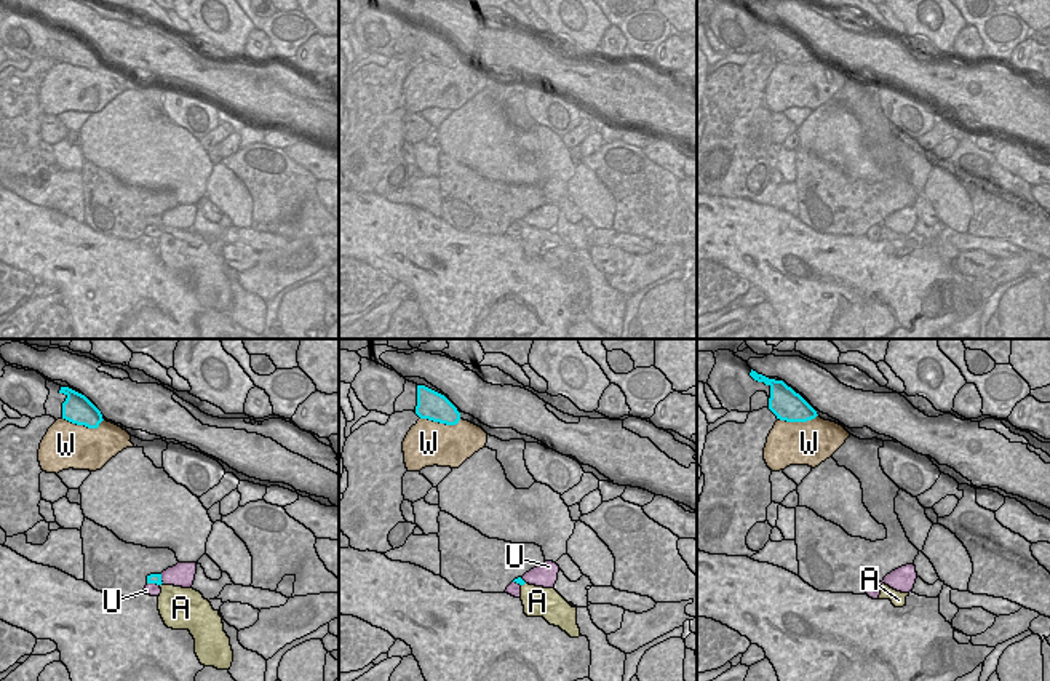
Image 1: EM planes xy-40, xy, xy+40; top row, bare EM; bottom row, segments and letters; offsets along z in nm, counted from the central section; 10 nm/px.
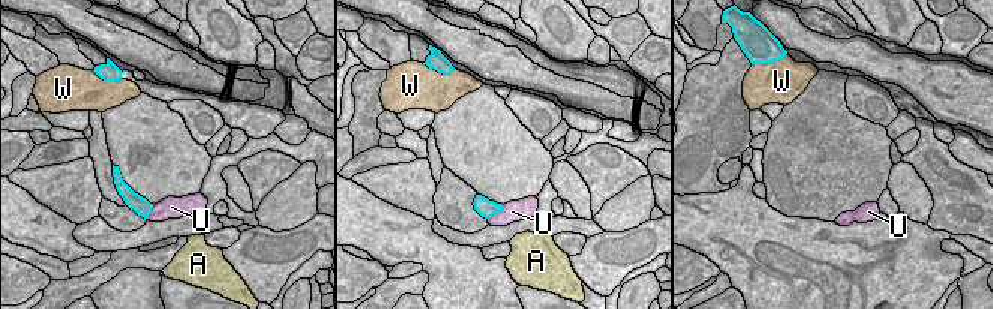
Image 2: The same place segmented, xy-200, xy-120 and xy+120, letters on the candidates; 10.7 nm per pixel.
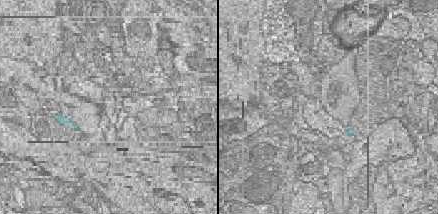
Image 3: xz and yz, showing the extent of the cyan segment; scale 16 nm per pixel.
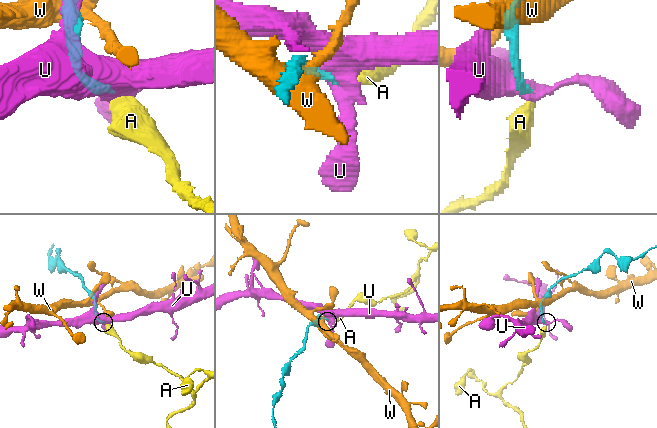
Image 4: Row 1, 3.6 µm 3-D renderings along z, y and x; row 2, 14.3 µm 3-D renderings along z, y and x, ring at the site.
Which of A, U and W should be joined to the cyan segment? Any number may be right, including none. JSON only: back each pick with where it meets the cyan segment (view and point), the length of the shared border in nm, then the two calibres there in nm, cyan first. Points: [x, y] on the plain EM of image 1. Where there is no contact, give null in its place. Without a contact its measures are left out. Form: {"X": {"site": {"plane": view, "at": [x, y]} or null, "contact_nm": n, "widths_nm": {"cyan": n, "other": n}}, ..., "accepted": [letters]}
{"A": {"site": {"plane": "xy", "at": [523, 226]}, "contact_nm": 60, "widths_nm": {"cyan": 70, "other": 300}}, "accepted": ["A"]}

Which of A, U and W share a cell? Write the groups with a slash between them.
A / U / W

